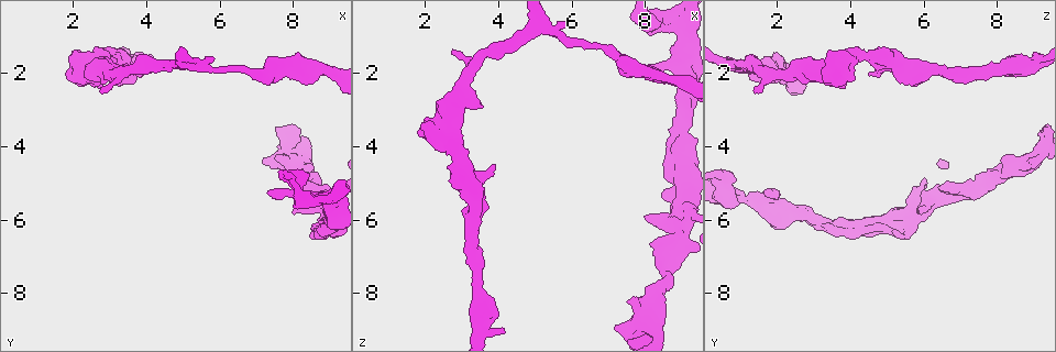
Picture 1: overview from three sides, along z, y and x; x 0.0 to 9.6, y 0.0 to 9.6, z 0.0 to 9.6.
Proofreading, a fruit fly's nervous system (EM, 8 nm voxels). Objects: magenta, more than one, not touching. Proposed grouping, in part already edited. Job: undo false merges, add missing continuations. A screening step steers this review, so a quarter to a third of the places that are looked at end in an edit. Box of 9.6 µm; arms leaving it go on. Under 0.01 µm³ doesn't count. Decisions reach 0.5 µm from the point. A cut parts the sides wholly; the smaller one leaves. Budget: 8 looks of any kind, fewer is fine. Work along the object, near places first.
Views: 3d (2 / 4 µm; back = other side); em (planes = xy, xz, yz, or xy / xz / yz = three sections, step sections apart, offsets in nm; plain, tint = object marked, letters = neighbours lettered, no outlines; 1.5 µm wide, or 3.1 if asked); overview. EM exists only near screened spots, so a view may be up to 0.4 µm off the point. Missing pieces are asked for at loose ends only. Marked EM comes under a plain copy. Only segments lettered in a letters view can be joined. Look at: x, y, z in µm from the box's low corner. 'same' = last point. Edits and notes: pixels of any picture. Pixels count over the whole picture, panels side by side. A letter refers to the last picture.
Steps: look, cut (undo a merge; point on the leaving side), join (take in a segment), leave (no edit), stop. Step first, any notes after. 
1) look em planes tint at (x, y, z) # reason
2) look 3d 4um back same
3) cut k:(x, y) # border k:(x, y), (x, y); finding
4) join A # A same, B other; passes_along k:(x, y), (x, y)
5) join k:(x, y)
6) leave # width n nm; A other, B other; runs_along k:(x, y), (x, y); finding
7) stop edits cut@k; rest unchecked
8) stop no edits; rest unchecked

look 3d 4um back at (7.30, 5.35, 1.75) # tapers out

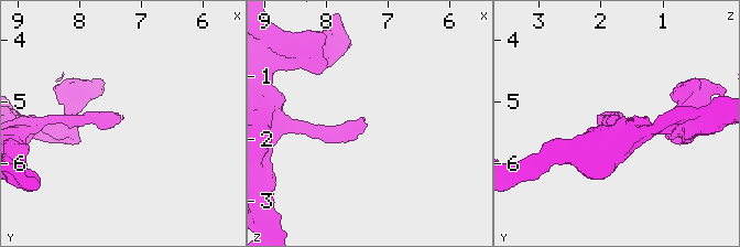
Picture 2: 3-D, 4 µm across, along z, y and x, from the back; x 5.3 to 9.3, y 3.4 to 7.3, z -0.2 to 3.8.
look em planes letters at (7.35, 5.35, 1.75) # need the tissue

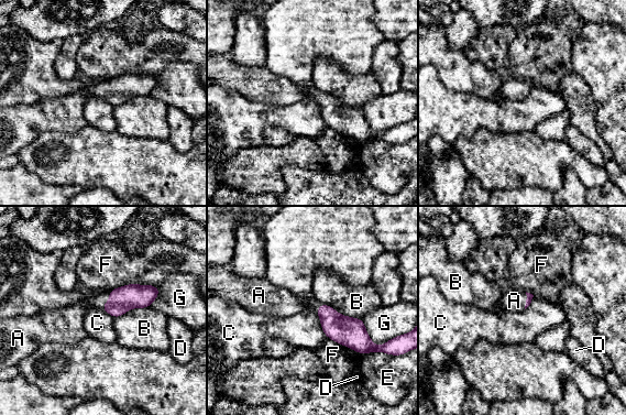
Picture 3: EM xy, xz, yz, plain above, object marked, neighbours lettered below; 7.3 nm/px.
join A # A same, B other, C other, D other, E other, F other, G other; passes_along 3:(121, 299), (108, 301), (76, 312); it goes on there

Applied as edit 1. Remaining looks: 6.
look em planes tint at (3.85, 2.00, 4.50) # branch stops here

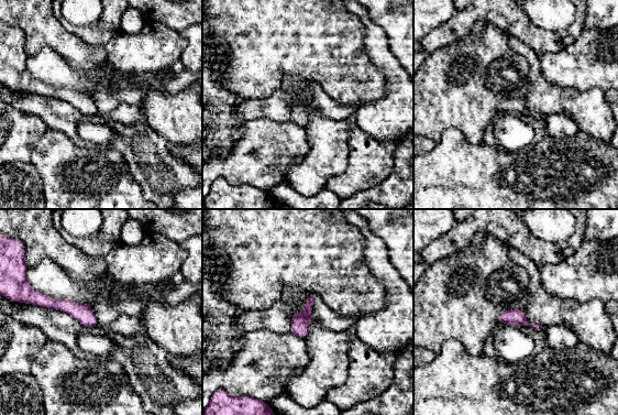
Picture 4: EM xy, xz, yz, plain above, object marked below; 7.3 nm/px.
look em planes letters same

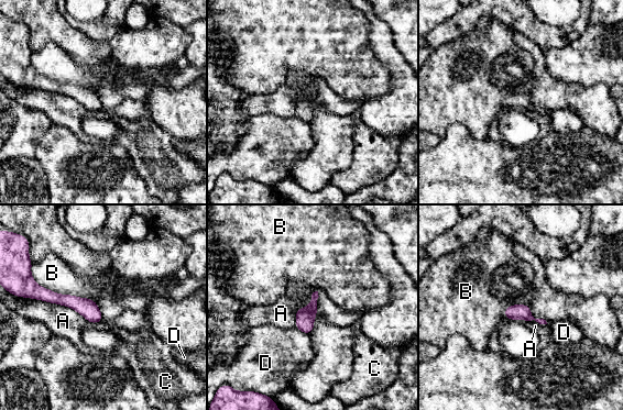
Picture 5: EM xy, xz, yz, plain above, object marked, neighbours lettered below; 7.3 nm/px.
leave # A other, B other, C other, D other; runs_along 5:(43, 295), (82, 305), (99, 318); no lettered segment goes on from it

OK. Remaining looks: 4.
look em xy step 8 tint at (4.15, 1.60, 9.10)

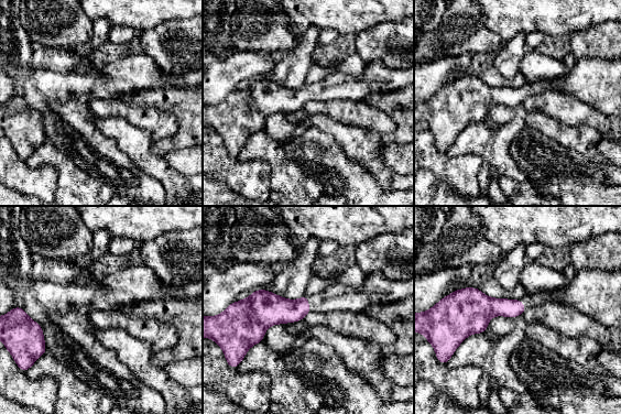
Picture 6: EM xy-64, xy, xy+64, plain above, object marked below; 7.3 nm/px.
look em planes tint same # cut it another way

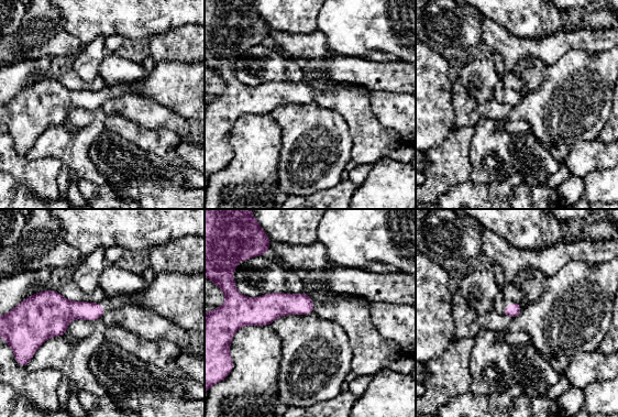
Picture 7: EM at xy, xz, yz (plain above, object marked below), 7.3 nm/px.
look em planes letters same

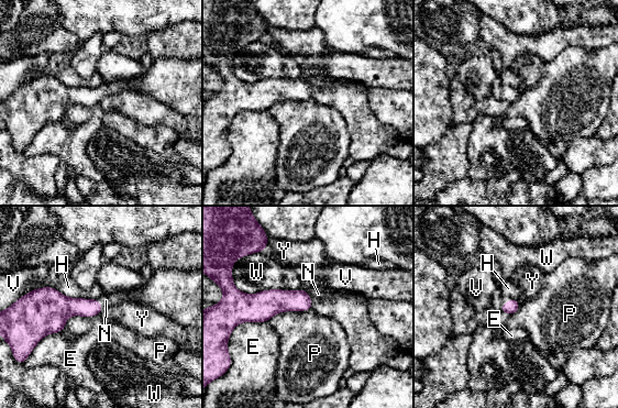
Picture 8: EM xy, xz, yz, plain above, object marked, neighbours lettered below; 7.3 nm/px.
join N # E other, H other, N same, P other, V other, W other, Y other; passes_along 8:(65, 307), (99, 304), (106, 300); the neuron continues

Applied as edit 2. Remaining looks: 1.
stop edits join@3, join@8; rest unchecked

